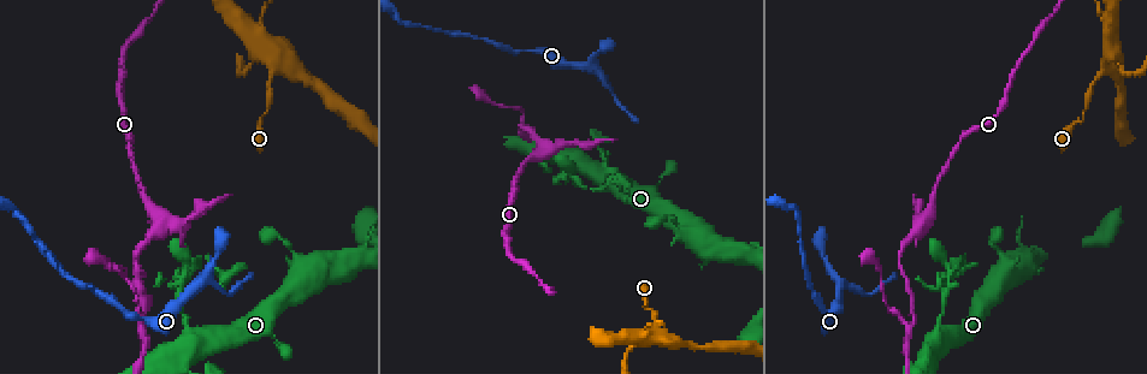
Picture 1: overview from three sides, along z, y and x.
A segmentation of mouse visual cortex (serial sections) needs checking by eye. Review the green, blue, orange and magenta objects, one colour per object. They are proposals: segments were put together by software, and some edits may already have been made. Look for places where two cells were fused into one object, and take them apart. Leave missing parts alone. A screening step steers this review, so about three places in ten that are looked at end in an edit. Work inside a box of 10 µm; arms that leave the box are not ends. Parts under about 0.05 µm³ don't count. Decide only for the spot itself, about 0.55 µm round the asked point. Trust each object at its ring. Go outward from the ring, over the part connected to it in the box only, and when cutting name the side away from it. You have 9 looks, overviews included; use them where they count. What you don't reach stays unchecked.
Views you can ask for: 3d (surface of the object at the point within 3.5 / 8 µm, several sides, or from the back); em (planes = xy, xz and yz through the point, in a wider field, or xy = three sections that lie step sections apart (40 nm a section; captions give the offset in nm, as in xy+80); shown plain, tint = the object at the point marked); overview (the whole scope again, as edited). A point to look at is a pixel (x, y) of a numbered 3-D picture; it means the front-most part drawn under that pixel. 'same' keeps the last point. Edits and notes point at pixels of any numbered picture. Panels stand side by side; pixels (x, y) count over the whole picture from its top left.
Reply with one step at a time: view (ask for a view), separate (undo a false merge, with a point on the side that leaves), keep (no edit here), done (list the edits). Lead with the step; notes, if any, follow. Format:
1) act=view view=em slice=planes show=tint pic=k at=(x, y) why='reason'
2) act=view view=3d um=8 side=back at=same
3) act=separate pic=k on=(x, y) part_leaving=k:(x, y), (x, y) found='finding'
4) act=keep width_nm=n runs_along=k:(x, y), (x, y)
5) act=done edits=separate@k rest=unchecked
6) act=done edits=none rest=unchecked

act=view view=3d um=3.5 side=back pic=1 at=(942, 312)

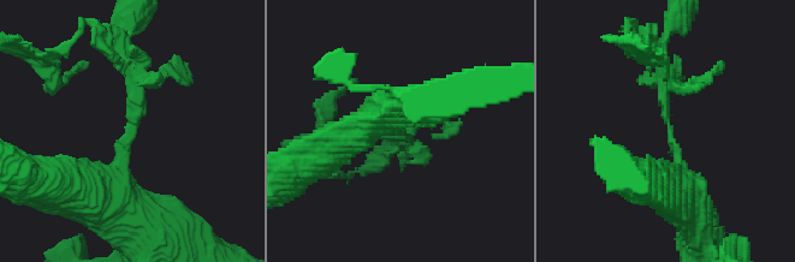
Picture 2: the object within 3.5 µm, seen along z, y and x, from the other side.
act=view view=em slice=xy step=1 show=tint pic=2 at=(673, 128) arm_widths_nm=150,450

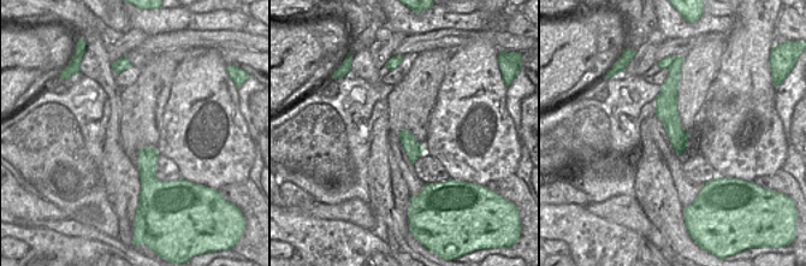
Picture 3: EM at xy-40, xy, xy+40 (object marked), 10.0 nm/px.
act=keep runs_along=3:(668, 82), (668, 113), (680, 151) found='one cell here'

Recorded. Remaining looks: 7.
act=view view=3d um=8 pic=1 at=(212, 260) why='narrows sharply'

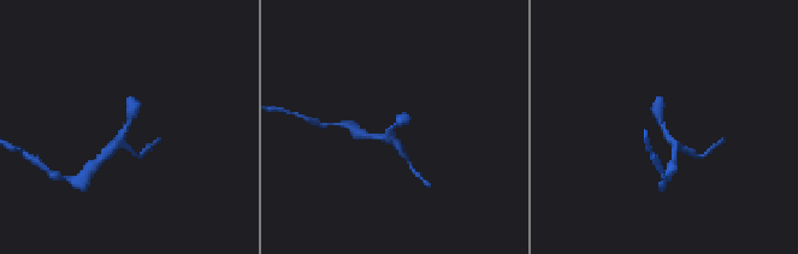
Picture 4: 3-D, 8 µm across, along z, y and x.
act=view view=em slice=planes show=tint at=same

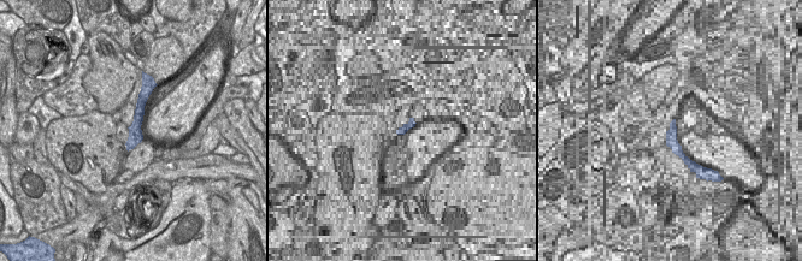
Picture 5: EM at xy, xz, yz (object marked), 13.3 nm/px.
act=keep width_nm=190 runs_along=4:(110, 151), (125, 130), (129, 98) found='continuous, no second cell'

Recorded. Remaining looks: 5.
act=view view=3d um=3.5 pic=1 at=(525, 128) why='thick turns thin'

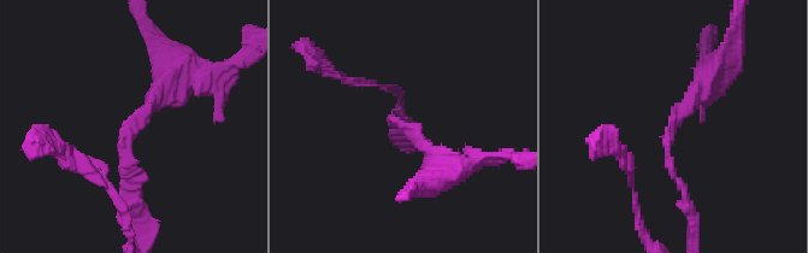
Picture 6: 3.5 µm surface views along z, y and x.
act=view view=em slice=xy step=2 show=plain pic=6 at=(675, 125) arm_widths_nm=100,300 why='shape alone is not enough'

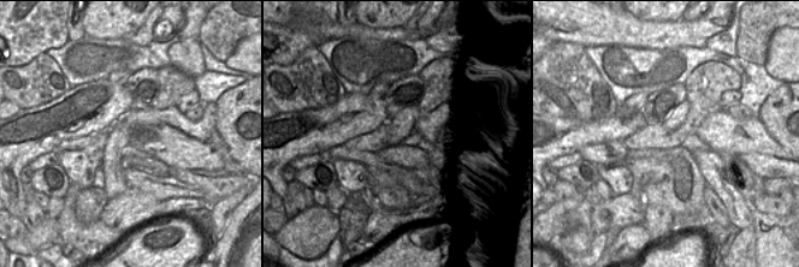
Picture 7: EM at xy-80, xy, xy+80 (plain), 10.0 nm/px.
act=view view=em slice=xy step=2 show=tint at=same why='where the object lies'

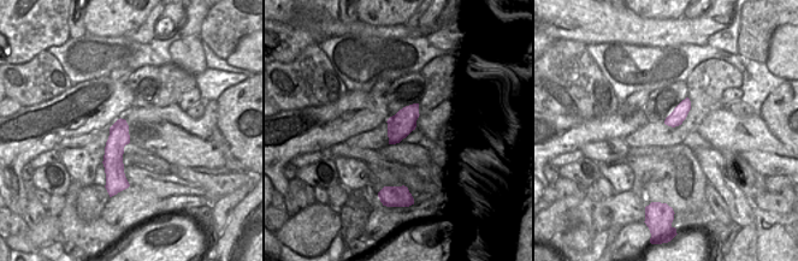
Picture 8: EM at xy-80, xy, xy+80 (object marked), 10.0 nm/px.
act=keep runs_along=8:(120, 122), (114, 173), (125, 184) found='continuous, no second cell'

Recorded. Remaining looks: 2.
act=view view=em slice=xy step=3 show=tint pic=1 at=(282, 61) why='side arm on a straight run'

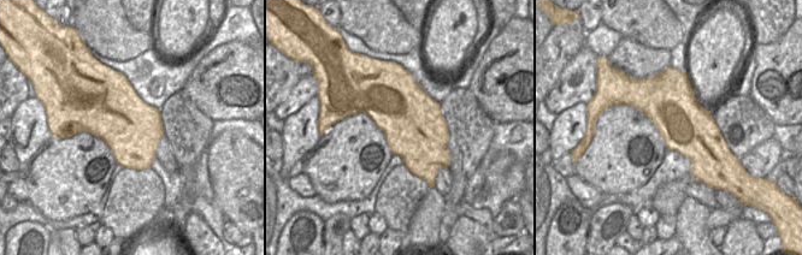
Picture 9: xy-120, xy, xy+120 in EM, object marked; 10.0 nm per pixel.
act=view view=3d um=3.5 at=same why='wider look'

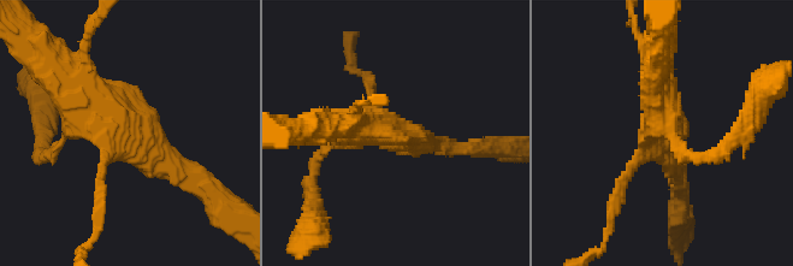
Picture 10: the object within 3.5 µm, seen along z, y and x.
act=keep arms=3 arm_widths_nm=150,250,450 runs_along=10:(617, 195), (660, 136), (660, 74) found='all the same cell'

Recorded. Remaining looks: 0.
act=done edits=none rest=unchecked

